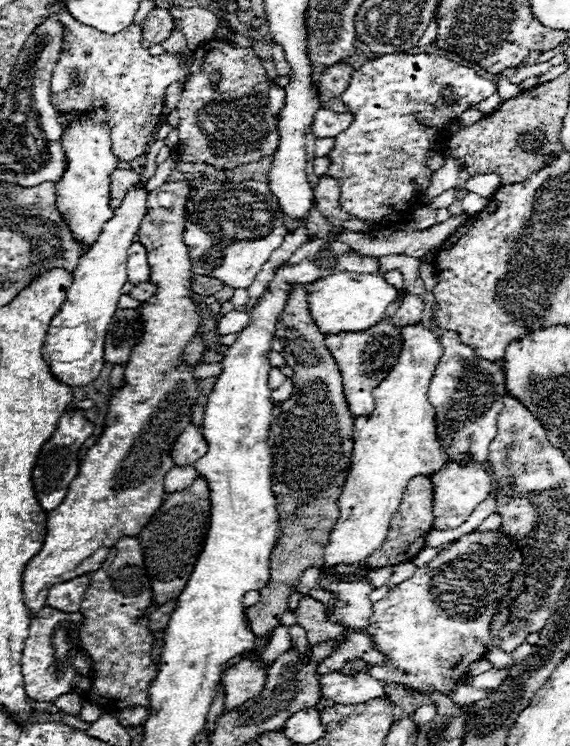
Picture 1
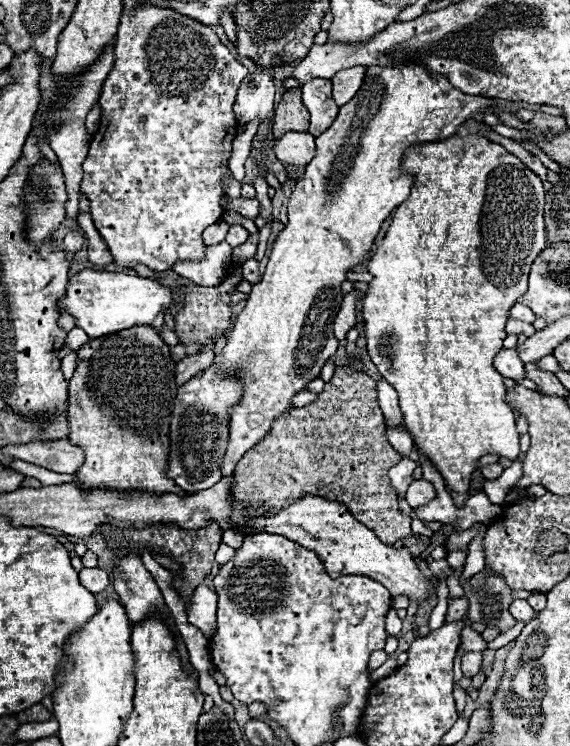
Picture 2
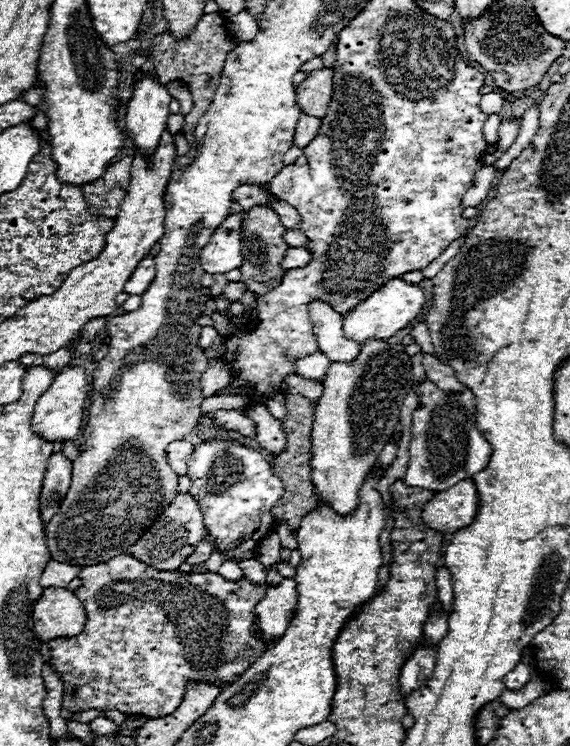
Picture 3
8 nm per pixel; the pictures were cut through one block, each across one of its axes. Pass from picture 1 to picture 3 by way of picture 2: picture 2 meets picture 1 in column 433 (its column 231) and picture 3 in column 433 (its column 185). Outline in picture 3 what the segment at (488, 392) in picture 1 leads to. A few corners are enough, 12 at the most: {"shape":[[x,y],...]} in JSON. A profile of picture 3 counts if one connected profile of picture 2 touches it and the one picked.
{"shape":[[432,382],[412,414],[404,482],[436,492],[482,472],[472,390]]}

